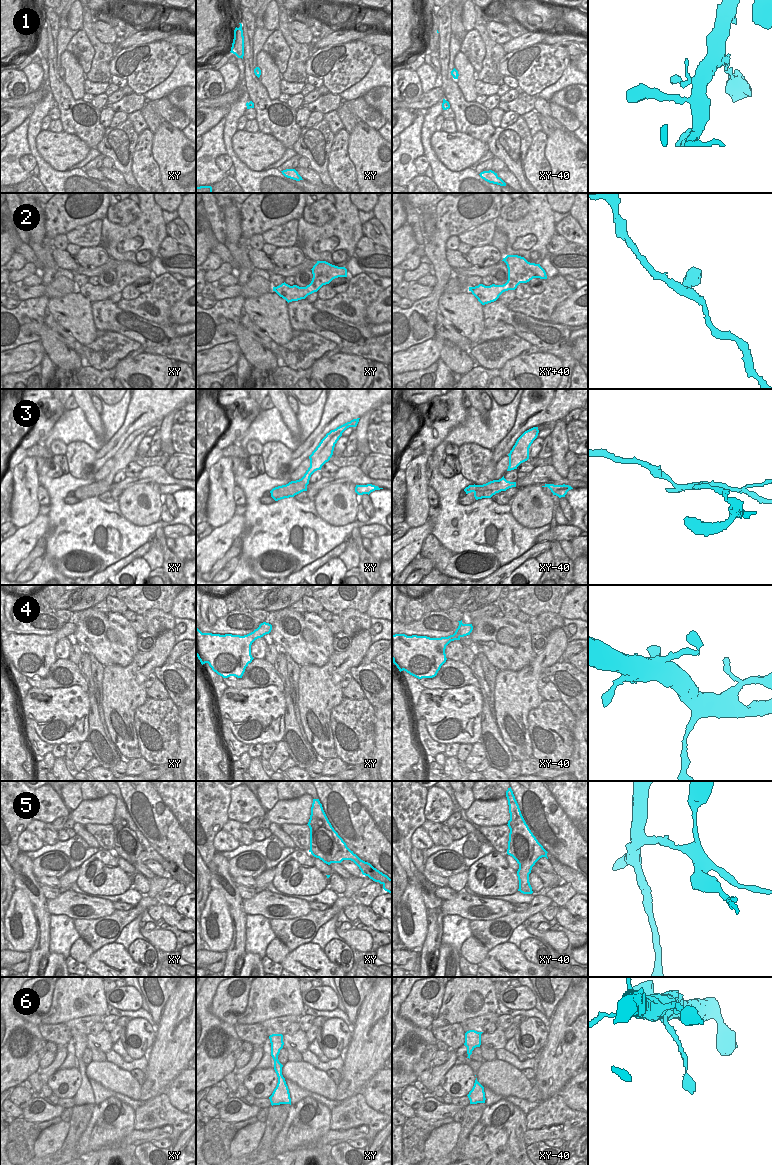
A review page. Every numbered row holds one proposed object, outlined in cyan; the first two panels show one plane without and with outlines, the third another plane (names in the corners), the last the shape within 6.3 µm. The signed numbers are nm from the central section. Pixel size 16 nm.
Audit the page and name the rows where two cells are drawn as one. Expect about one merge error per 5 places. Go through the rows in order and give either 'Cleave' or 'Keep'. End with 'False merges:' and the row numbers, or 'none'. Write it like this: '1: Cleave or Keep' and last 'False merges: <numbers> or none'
1: Keep
2: Keep
3: Cleave
4: Keep
5: Keep
6: Keep
False merges: 3

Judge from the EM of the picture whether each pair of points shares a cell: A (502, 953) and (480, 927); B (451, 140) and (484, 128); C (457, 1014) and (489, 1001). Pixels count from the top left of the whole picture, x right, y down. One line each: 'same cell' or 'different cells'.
A: different cells
B: different cells
C: same cell

